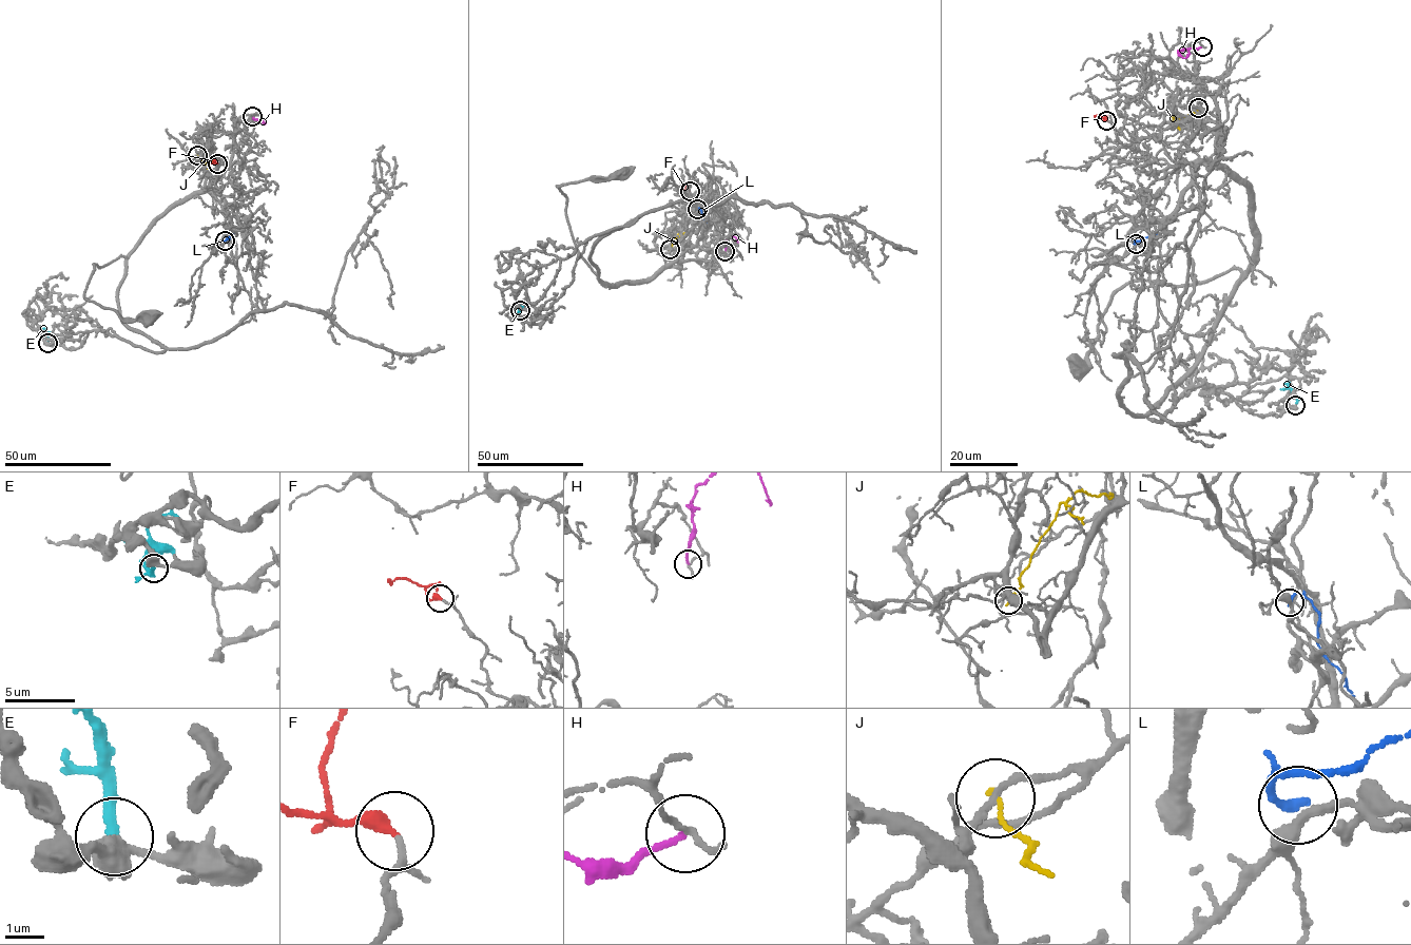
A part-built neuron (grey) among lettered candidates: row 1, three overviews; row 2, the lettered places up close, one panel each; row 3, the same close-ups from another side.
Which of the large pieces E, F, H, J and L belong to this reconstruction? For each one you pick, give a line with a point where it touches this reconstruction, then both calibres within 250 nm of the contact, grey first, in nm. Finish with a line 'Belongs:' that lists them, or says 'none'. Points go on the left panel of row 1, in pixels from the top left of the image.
F: Touches grey at (217, 164). Thickness 130 nm (grey) against 360 nm
Belongs: F

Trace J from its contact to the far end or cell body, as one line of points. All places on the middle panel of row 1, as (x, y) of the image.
J: (670, 249), (677, 235), (685, 233)

